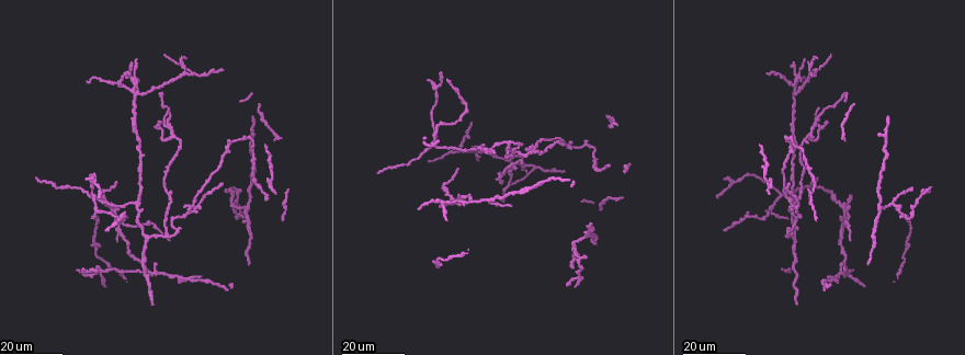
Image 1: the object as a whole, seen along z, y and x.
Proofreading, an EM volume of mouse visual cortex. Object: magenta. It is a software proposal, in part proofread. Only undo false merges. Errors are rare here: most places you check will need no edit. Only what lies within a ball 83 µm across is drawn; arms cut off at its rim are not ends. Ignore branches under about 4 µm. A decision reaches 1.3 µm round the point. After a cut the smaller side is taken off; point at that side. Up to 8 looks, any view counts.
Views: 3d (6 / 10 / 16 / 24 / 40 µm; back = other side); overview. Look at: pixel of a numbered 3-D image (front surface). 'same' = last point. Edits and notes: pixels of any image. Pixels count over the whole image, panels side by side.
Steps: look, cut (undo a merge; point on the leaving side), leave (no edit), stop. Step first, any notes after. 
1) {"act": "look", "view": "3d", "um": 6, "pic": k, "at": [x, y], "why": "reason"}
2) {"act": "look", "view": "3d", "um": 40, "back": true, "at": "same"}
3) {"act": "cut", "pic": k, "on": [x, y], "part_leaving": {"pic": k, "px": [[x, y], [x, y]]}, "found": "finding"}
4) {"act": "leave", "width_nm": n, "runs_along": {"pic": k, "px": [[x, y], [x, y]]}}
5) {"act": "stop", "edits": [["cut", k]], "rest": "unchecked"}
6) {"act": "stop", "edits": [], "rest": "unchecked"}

{"act": "look", "view": "3d", "um": 16, "pic": 1, "at": [139, 95], "why": "side arm on a straight run"}

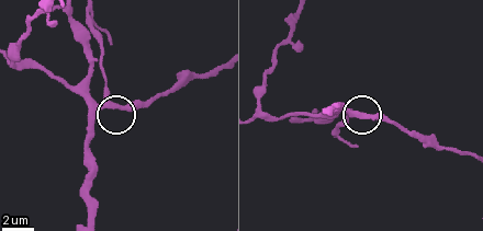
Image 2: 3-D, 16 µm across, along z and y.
{"act": "look", "view": "3d", "um": 10, "pic": 2, "at": [353, 115]}

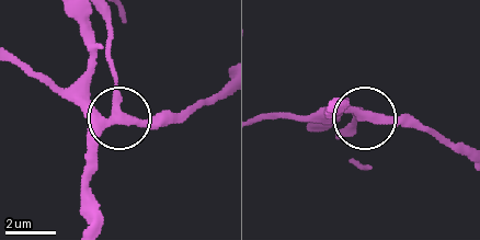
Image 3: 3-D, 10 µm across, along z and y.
{"act": "leave", "arms": 3, "found": "continuous, no second neuron"}

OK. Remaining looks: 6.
{"act": "look", "view": "3d", "um": 24, "pic": 1, "at": [194, 209], "why": "four-way junction"}

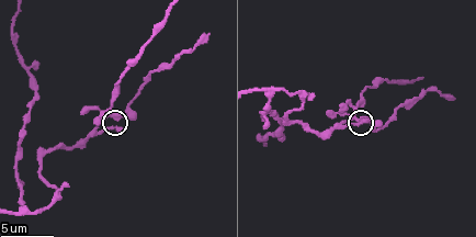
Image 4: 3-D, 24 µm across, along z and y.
{"act": "look", "view": "3d", "um": 10, "pic": 4, "at": [113, 112]}

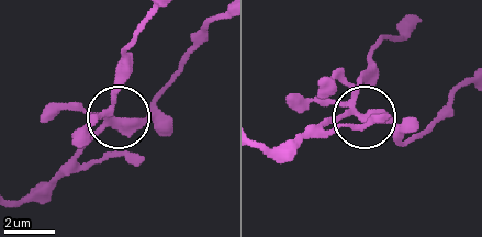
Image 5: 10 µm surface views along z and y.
{"act": "leave", "side_arm_um": 15, "runs_along": {"pic": 5, "px": [[13, 199], [38, 192], [101, 130], [146, 115], [163, 94]]}, "found": "continuous, no second neuron"}

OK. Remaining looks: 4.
{"act": "look", "view": "3d", "um": 16, "pic": 1, "at": [810, 126], "why": "three arms meet"}

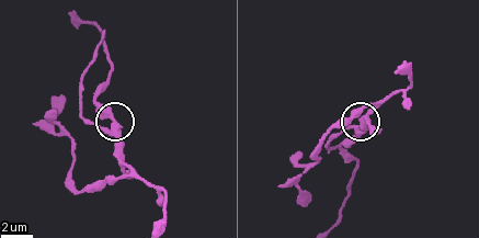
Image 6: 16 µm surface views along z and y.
{"act": "look", "view": "3d", "um": 6, "pic": 6, "at": [352, 126]}

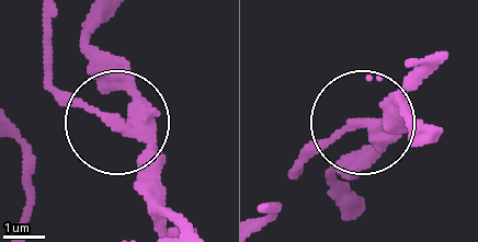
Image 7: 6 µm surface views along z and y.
{"act": "leave", "runs_along": {"pic": 7, "px": [[434, 65], [382, 117], [340, 135], [291, 176]]}, "found": "continuous, no second neuron"}

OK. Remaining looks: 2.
{"act": "stop", "edits": [], "rest": "unchecked"}

